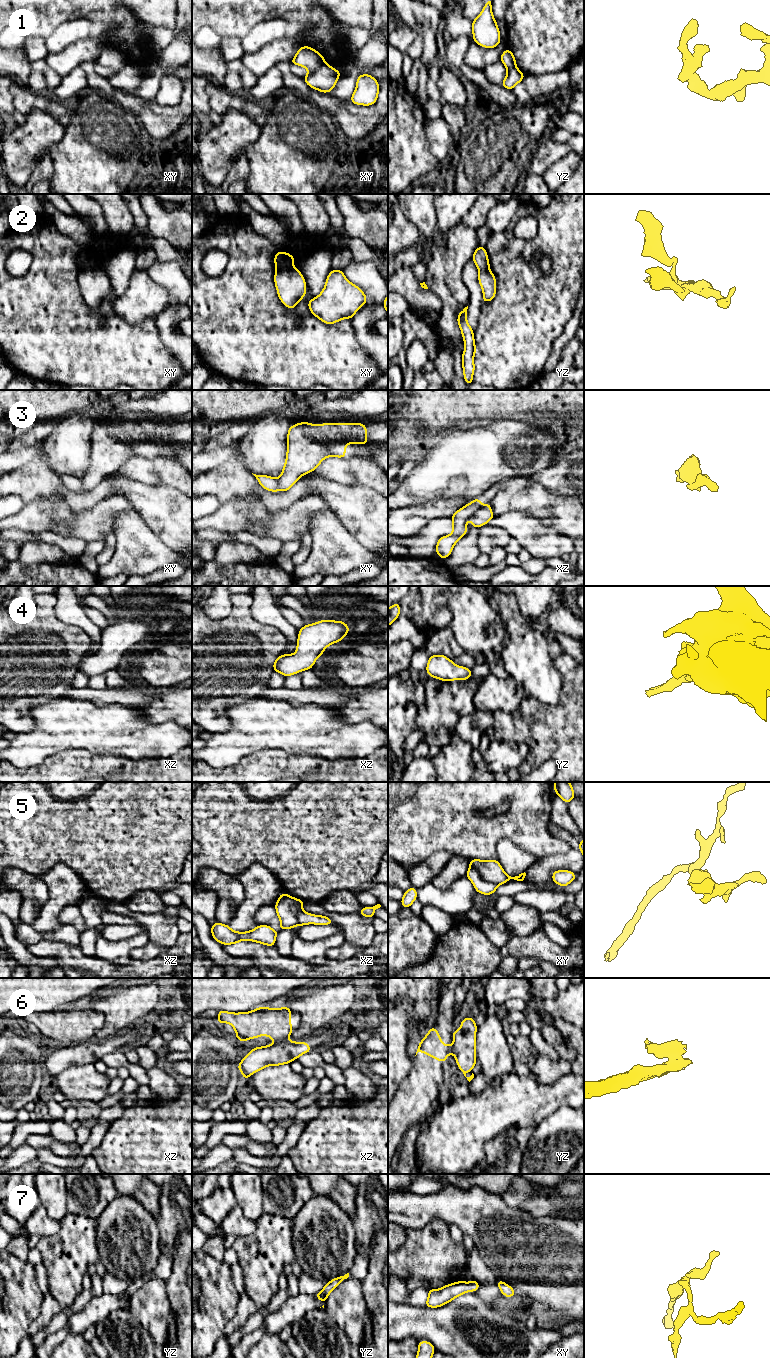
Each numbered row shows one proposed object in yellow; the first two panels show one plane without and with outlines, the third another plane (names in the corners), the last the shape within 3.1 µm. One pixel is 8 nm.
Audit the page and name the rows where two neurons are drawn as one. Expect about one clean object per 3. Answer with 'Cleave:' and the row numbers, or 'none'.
Cleave: 1, 3, 5, 6

